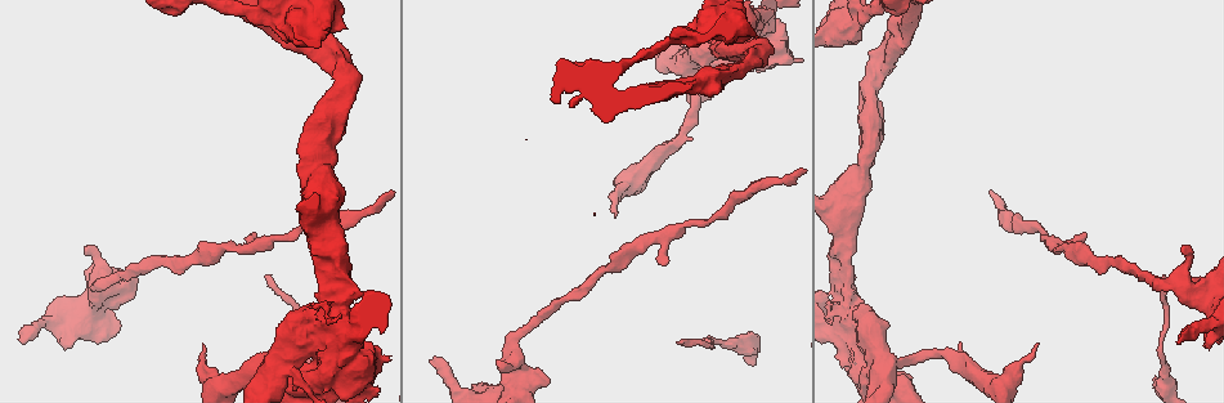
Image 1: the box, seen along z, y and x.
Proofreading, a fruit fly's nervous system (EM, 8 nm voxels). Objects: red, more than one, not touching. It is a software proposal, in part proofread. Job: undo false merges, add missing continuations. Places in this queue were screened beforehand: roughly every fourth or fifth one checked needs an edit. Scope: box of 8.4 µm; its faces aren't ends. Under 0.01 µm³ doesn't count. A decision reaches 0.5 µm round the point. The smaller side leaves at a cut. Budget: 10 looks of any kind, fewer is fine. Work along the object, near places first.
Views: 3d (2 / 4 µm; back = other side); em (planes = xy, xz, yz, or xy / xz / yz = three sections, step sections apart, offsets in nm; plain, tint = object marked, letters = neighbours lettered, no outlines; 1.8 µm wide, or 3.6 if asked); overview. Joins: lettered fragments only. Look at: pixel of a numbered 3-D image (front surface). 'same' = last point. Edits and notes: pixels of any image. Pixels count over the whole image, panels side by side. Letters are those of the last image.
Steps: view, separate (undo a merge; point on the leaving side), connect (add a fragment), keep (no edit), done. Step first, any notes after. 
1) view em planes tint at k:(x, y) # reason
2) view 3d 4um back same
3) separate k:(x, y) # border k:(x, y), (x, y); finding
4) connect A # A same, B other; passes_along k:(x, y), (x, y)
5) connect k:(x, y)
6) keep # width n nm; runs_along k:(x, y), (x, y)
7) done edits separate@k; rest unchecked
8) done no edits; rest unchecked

view 3d 4um at 1:(614, 215) # end of a long branch

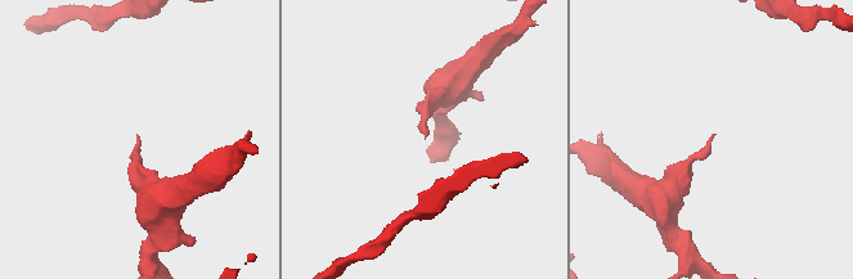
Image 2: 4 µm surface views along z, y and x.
view em 3.6um planes letters at 2:(427, 134)

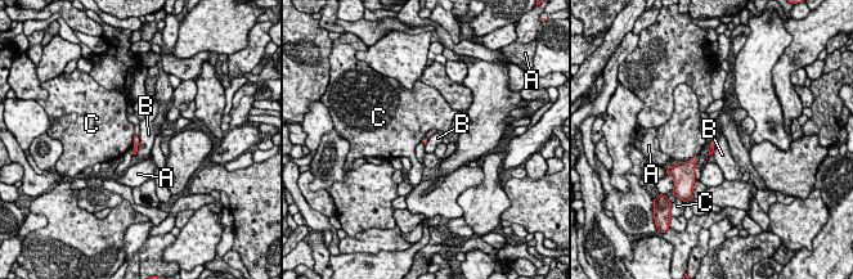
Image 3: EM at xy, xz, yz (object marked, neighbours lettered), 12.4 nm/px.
keep # A other, B other, C other; border 3:(138, 135), (138, 151), (135, 154); none of them fits

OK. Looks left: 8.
view 3d 2um at 1:(1187, 284) # thick turns thin

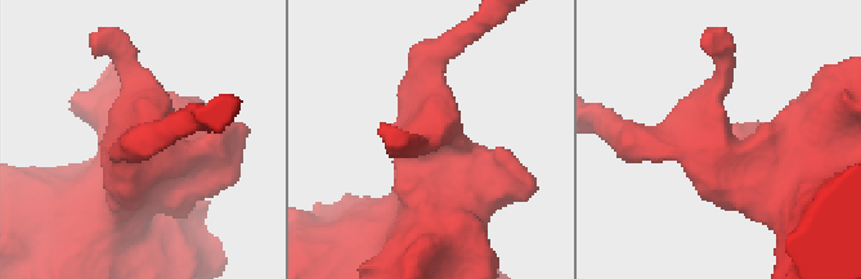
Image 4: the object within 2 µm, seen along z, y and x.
view em planes letters at 4:(707, 137)

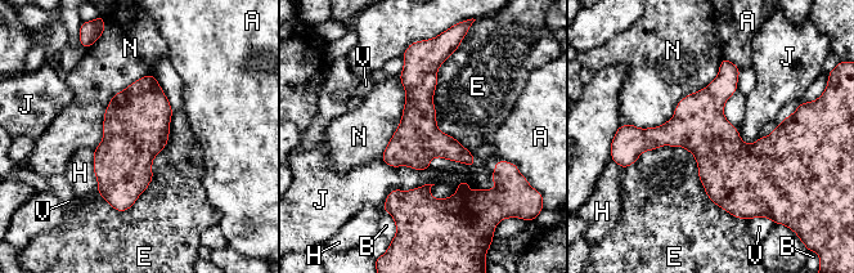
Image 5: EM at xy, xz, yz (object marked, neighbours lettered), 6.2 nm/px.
keep # A other, B other, E other, H other, J other, N other, V other; border 5:(626, 166), (683, 146), (747, 220); all the same cell

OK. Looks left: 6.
view em xy step 4 letters at 1:(24, 343) # branch stops here

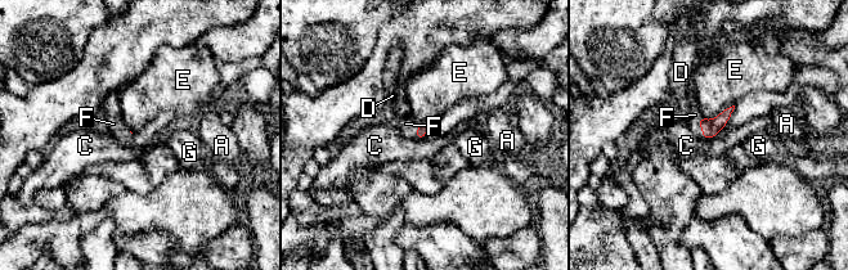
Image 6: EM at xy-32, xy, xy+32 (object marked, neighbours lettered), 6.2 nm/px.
view em planes letters same # another direction

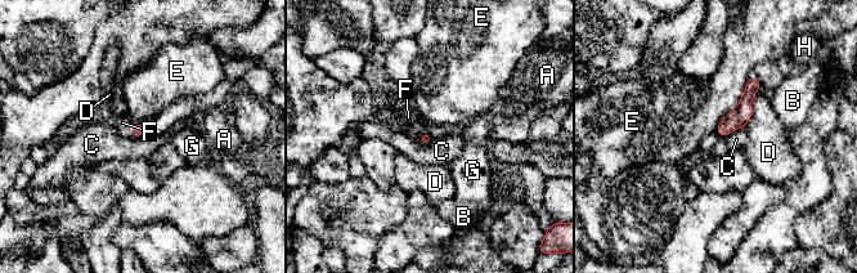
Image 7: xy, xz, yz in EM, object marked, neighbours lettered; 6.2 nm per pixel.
connect F # longest_contact E 420 nm; A other, B other, C other, D other, E other, F same, G other, H other; passes_along 7:(138, 129), (134, 130), (120, 119); the cell continues

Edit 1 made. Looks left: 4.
view 3d 4um at 1:(678, 341) # branch stops here

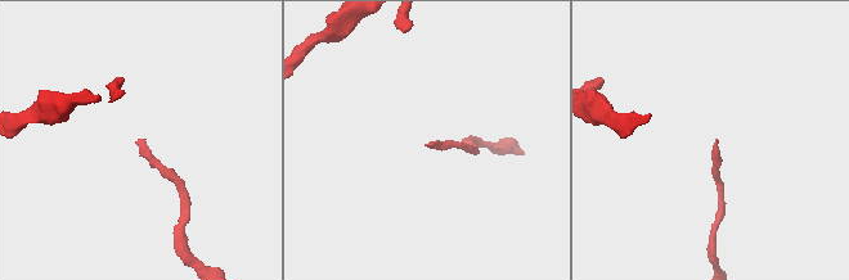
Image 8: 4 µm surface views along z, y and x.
view em 3.6um yz step 8 tint at 8:(427, 145) # shape alone is not enough

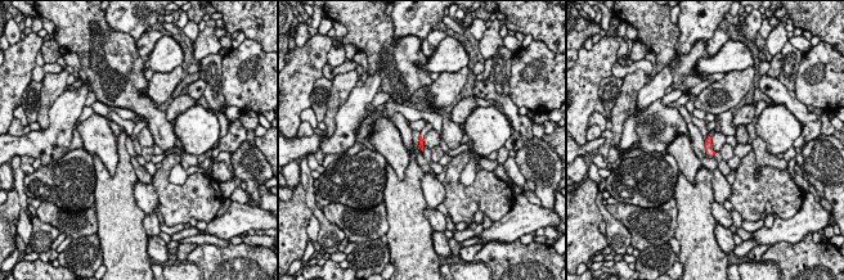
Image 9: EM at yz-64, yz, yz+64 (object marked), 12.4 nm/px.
view em 3.6um planes letters same # cut it another way

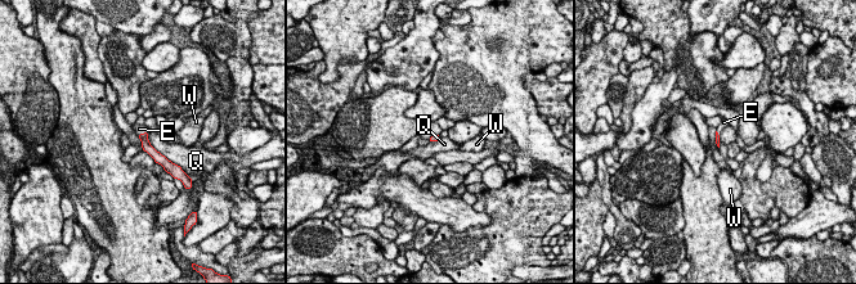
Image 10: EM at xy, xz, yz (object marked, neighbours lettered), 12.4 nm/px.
connect E # E same, Q other, W other; passes_along 10:(146, 145), (142, 134), (139, 129); the cell continues

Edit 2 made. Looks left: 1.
done edits connect@7, connect@10; rest unchecked

